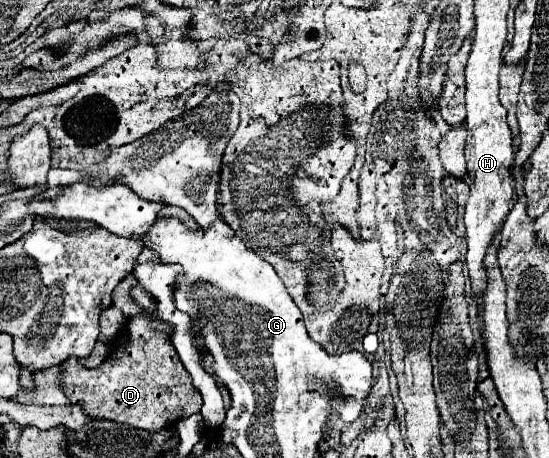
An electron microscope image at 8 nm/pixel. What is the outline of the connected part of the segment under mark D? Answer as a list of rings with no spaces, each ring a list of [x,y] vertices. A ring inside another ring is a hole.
[[[135,317],[129,319],[131,343],[117,359],[105,359],[103,365],[87,369],[75,357],[63,363],[63,389],[71,403],[79,405],[95,419],[113,419],[135,429],[161,431],[177,421],[201,411],[201,395],[195,391],[187,369],[179,361],[171,343],[173,327],[157,323],[157,319]]]

